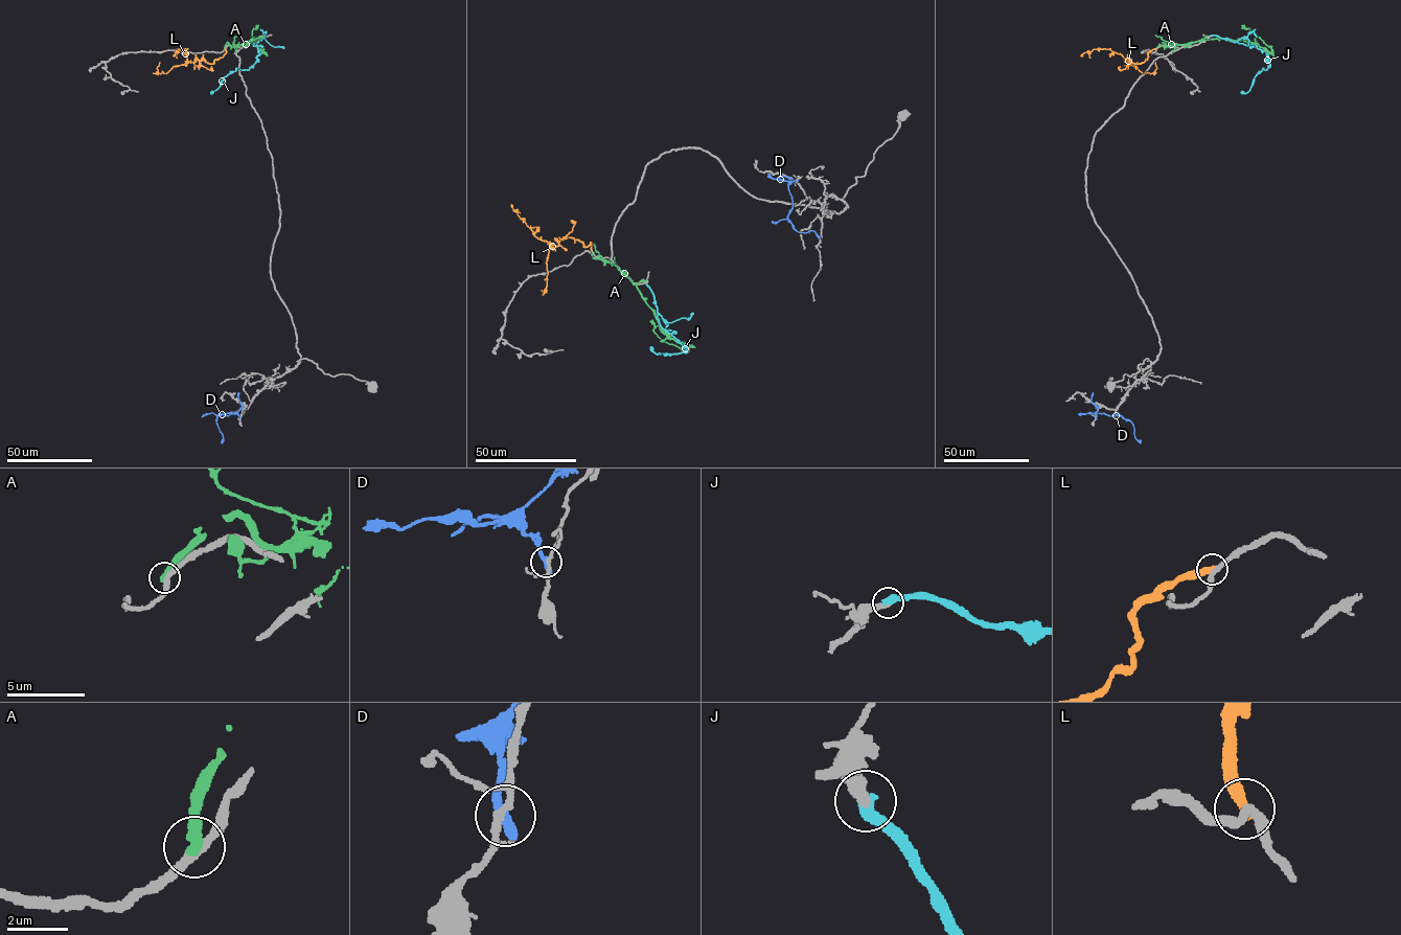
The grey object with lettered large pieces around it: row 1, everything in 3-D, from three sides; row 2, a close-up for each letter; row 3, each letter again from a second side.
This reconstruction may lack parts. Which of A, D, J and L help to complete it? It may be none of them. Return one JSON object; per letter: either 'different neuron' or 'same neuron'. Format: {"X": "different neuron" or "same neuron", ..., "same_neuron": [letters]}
{"A": "different neuron", "D": "different neuron", "J": "same neuron", "L": "different neuron", "same_neuron": ["J"]}

